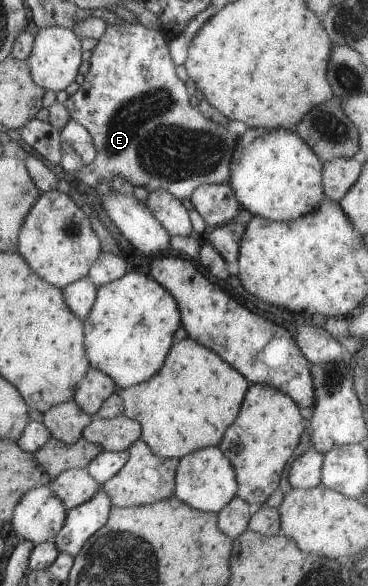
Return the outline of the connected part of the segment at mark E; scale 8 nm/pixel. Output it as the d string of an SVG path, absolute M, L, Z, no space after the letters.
M120 18L113 27L110 25L107 26L106 31L98 40L97 45L92 49L91 57L88 60L90 64L89 70L87 70L87 73L84 75L83 83L79 85L77 92L64 102L70 118L90 132L94 140L95 148L97 149L95 160L90 165L83 165L82 169L74 172L73 175L75 175L79 183L82 182L83 184L87 184L87 186L95 188L97 182L101 179L107 179L109 181L113 176L120 176L129 181L133 186L143 186L149 193L161 189L169 191L182 201L185 198L190 199L192 192L199 185L211 183L223 184L229 180L232 152L235 150L235 145L240 136L228 130L227 127L209 120L200 113L197 107L193 108L191 106L185 84L177 77L177 72L175 71L177 64L170 55L170 40L171 36L164 34L161 29L148 29L140 23L135 25L129 24Z

